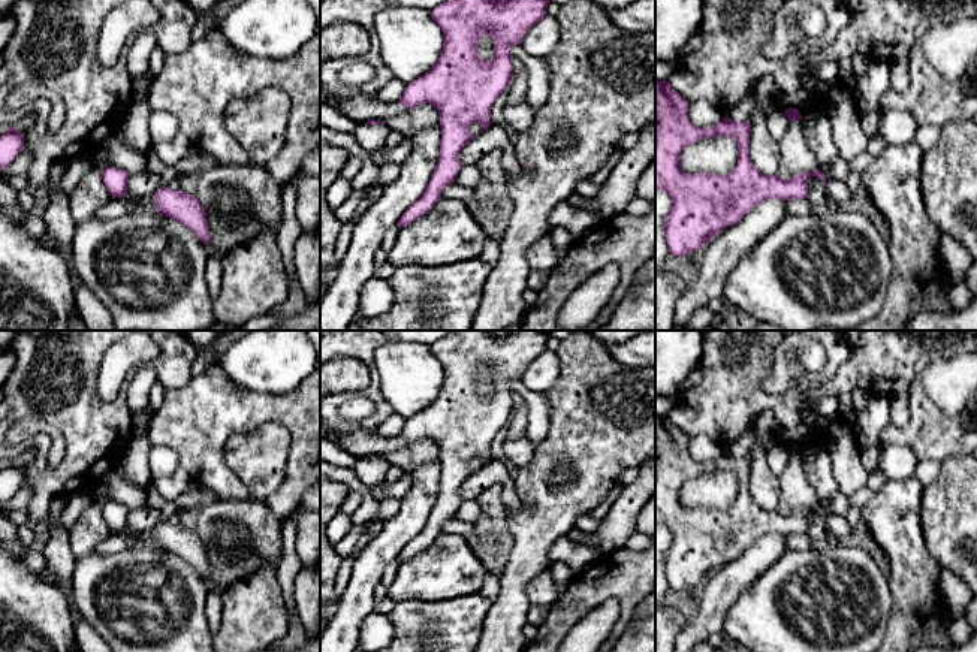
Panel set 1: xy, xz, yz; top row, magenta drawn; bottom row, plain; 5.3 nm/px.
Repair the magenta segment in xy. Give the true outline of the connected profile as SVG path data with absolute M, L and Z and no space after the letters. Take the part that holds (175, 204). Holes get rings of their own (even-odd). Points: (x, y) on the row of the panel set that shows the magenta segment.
M162 187L154 193L154 203L157 205L157 212L160 215L174 218L190 227L195 235L208 245L211 232L205 209L193 194Z

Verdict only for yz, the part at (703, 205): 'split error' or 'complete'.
complete

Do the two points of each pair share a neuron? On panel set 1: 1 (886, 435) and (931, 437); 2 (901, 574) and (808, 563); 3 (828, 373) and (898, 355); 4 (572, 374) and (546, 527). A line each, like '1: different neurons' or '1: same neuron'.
1: same neuron
2: different neurons
3: different neurons
4: same neuron

